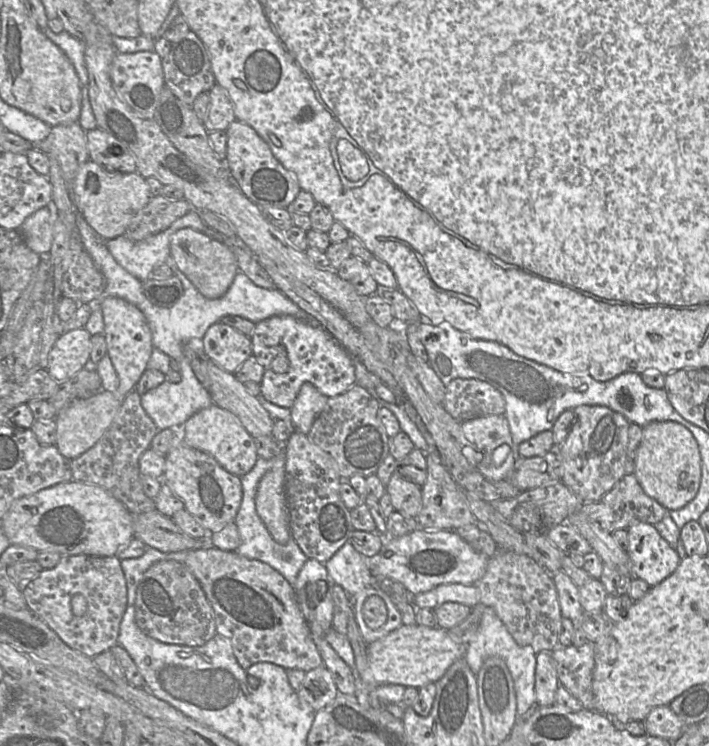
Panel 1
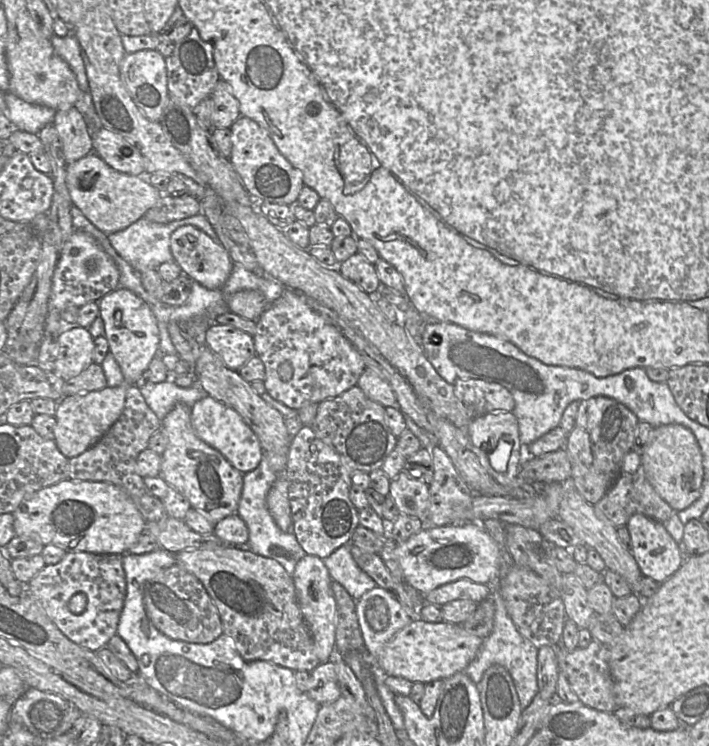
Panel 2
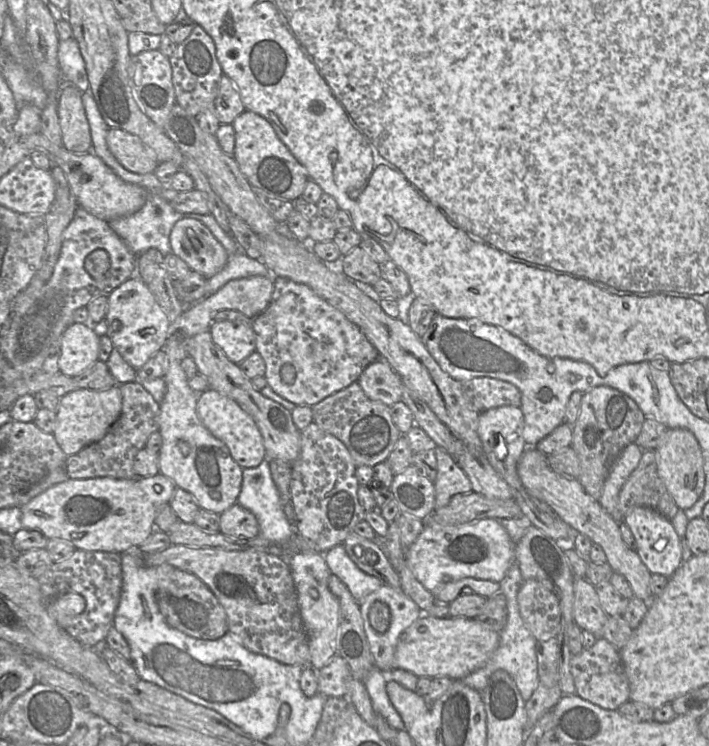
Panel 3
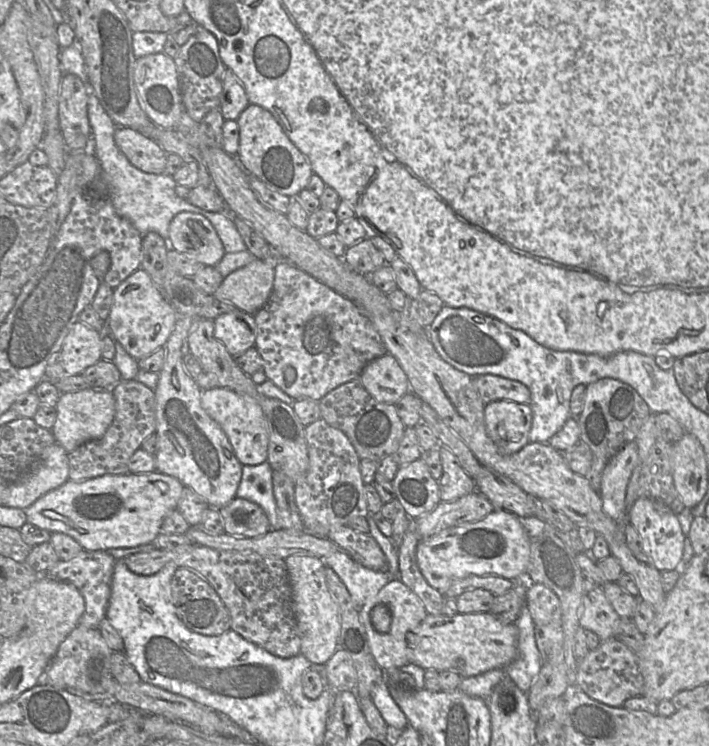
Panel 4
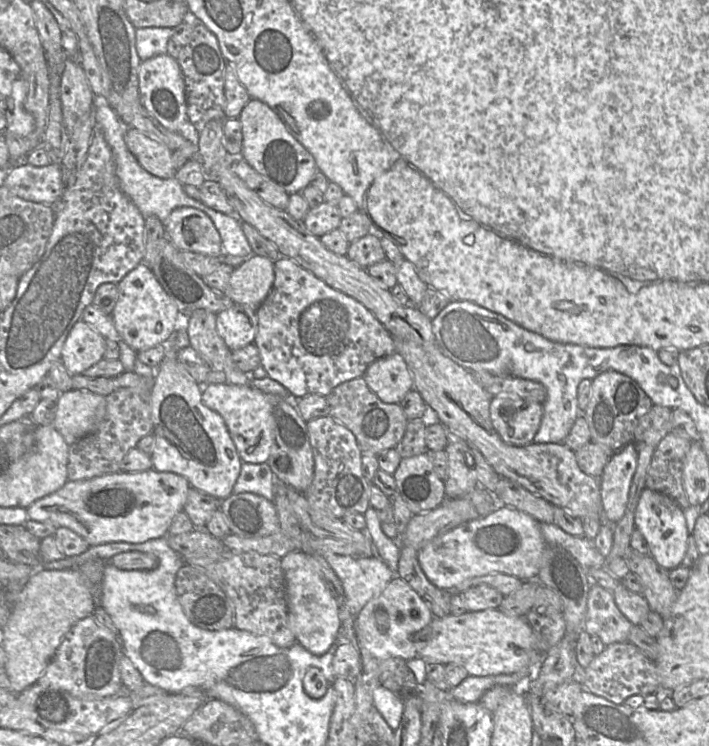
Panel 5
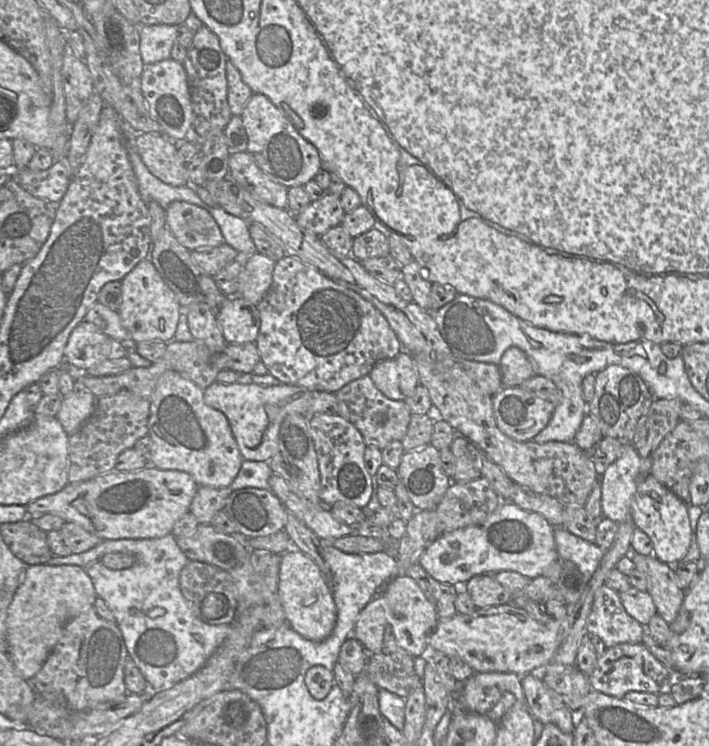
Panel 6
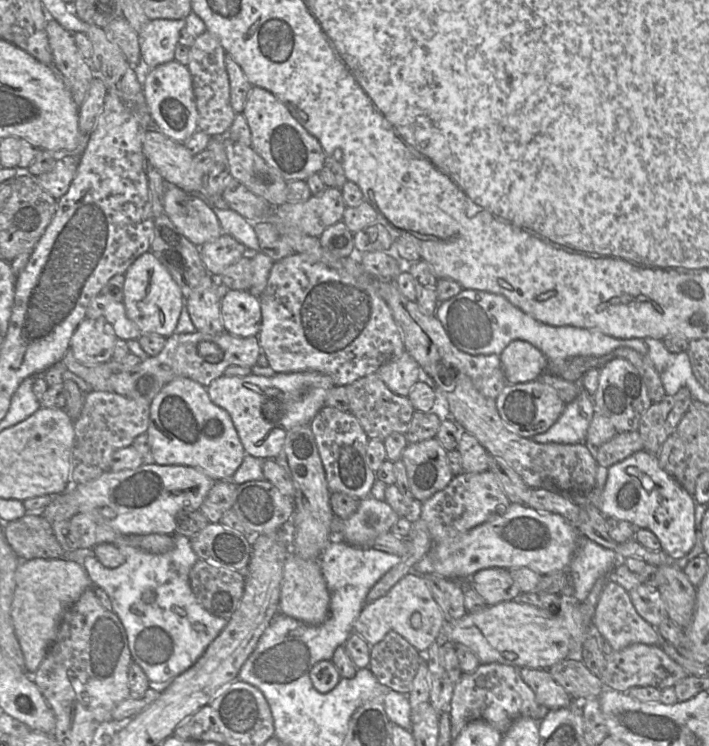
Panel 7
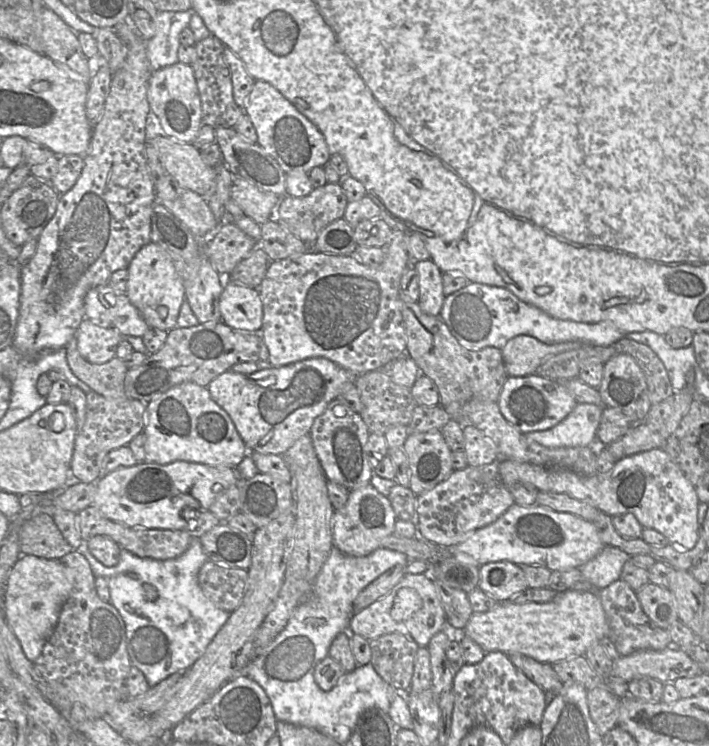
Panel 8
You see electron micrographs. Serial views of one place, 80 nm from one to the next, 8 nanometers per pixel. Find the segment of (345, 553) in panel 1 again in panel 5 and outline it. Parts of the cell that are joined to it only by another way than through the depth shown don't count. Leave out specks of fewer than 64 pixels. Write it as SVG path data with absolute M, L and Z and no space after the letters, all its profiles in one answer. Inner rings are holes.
M326 553L324 558L340 579L346 606L355 617L366 603L377 597L396 576L375 554L349 556Z

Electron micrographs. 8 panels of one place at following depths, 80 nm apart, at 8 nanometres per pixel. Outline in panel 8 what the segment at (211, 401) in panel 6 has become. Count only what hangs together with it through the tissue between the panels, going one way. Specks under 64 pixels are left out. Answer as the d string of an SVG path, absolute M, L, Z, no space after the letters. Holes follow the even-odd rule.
M314 357L251 374L227 370L214 378L207 388L211 398L228 413L249 451L284 455L296 440L310 434L315 418L324 412L333 399L339 397L343 386L354 383L358 376L358 373L346 370L327 358Z

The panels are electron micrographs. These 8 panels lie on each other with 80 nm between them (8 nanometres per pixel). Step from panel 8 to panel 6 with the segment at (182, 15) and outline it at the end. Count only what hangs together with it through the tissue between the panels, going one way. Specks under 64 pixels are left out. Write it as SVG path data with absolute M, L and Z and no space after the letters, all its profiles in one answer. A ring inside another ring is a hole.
M155 24L139 27L139 50L145 65L171 58L171 49L176 40L178 25Z

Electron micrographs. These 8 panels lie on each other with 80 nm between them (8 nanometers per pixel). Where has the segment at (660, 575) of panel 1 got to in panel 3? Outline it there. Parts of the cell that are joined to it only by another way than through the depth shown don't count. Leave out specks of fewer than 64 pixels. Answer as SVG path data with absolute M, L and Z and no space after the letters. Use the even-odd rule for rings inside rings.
M633 507L626 512L624 522L636 540L636 551L652 574L671 577L682 564L681 539L671 521L648 507Z

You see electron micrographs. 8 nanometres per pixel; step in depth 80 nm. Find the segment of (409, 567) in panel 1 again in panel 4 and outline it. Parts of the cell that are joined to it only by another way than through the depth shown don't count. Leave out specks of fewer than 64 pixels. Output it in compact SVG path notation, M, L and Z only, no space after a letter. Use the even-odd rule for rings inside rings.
M496 509L482 520L447 528L420 539L416 548L418 567L430 586L444 590L451 582L470 575L497 575L520 581L527 574L531 537L520 517L504 509Z

